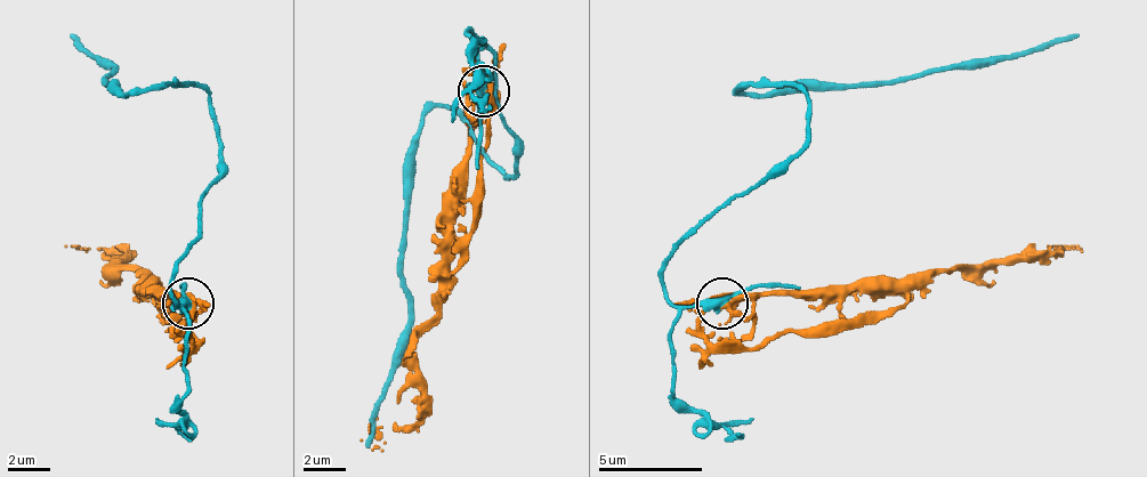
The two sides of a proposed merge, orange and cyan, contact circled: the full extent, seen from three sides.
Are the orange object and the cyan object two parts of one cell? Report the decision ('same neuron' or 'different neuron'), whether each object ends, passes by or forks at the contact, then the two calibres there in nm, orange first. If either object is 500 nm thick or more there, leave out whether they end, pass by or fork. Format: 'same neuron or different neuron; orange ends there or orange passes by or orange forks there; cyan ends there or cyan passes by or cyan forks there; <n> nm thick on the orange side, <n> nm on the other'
same neuron; orange forks there; cyan passes by; 300 nm thick on the orange side, 380 nm on the other

